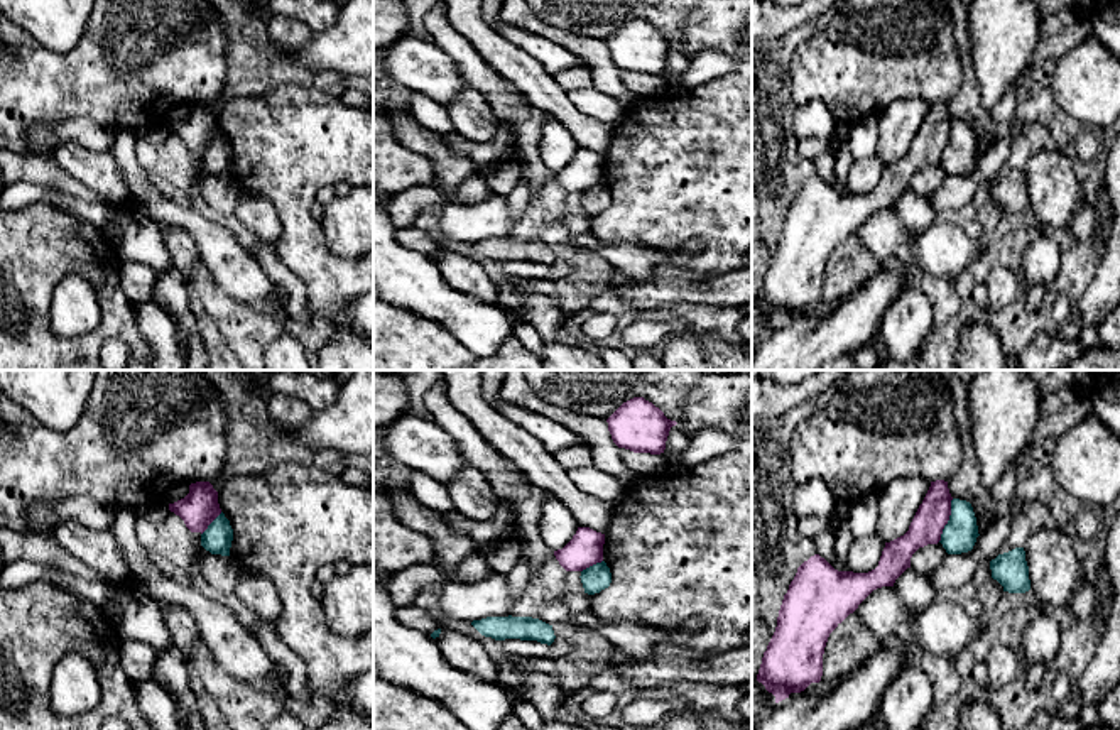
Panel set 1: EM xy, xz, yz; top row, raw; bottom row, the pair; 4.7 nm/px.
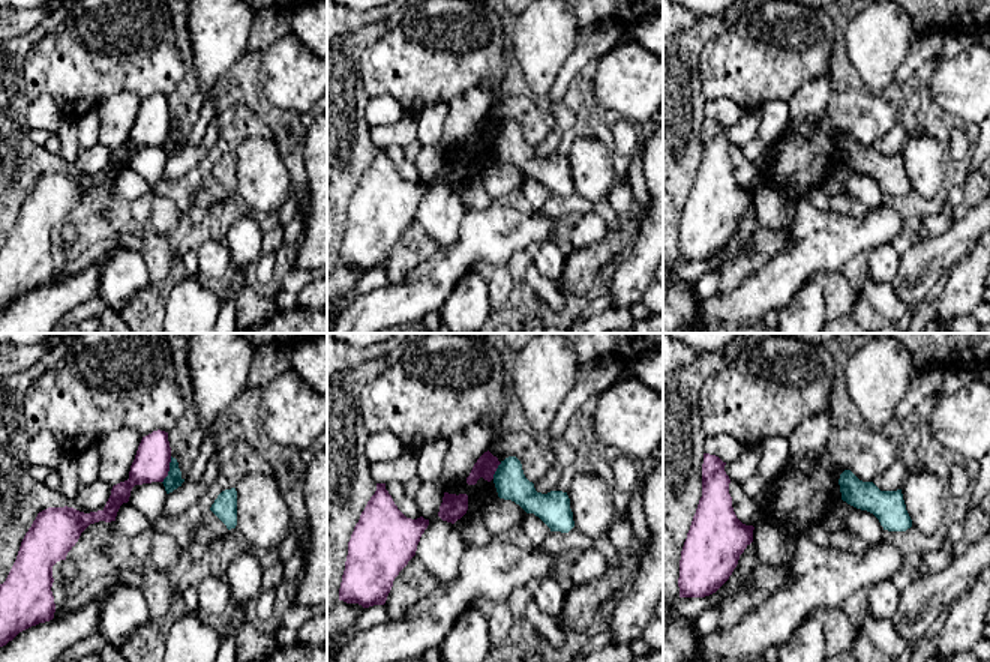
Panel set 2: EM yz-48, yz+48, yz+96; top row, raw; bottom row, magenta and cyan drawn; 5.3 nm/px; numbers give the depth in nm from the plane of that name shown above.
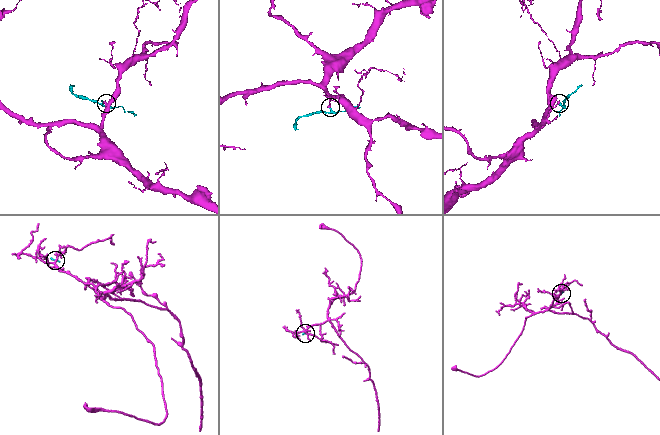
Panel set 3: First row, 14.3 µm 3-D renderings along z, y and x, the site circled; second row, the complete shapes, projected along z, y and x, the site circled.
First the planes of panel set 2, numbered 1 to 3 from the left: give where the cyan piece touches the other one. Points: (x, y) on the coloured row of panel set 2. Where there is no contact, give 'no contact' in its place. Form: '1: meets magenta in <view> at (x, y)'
1: meets magenta in yz-48 at (168, 470)
2: meets magenta in yz+48 at (495, 470)
3: no contact

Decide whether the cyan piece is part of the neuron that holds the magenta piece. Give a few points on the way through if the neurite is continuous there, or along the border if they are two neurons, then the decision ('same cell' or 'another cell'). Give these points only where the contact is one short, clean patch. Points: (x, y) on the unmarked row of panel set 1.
border yz (953, 120), (950, 141), (938, 163); another cell

